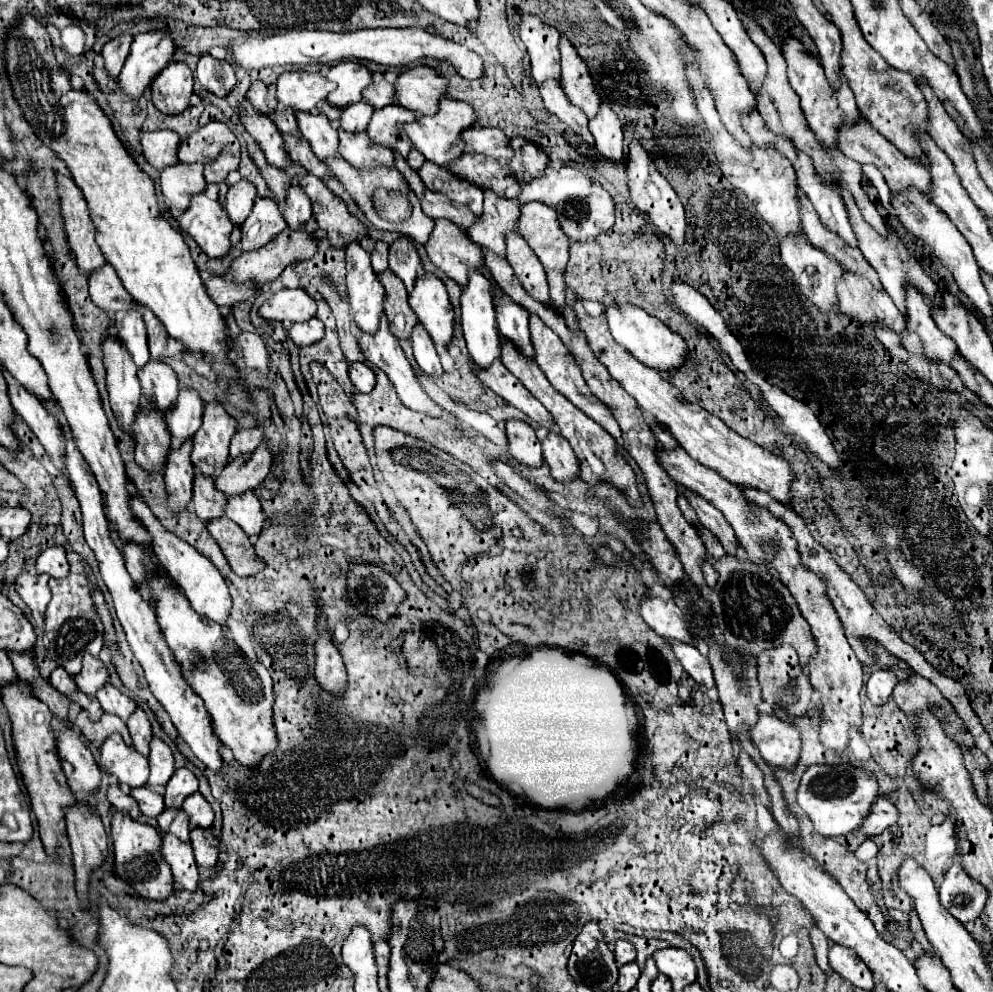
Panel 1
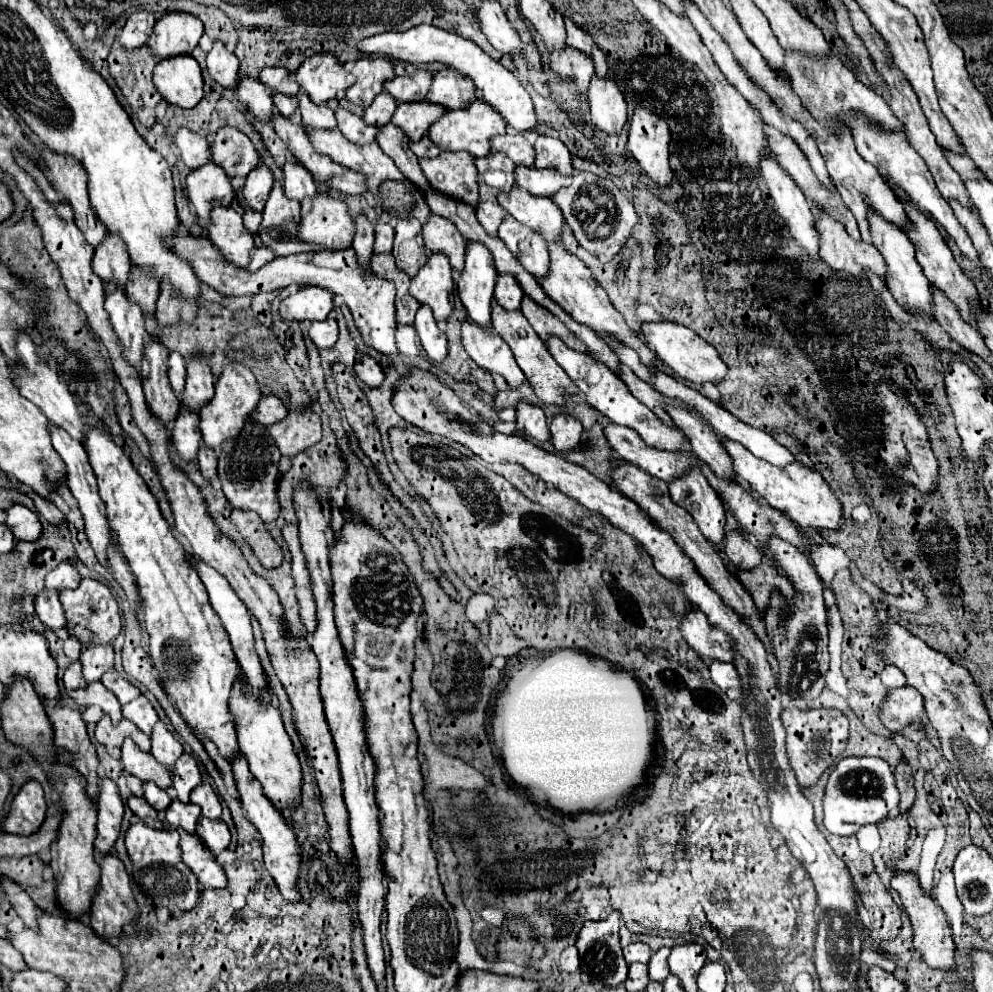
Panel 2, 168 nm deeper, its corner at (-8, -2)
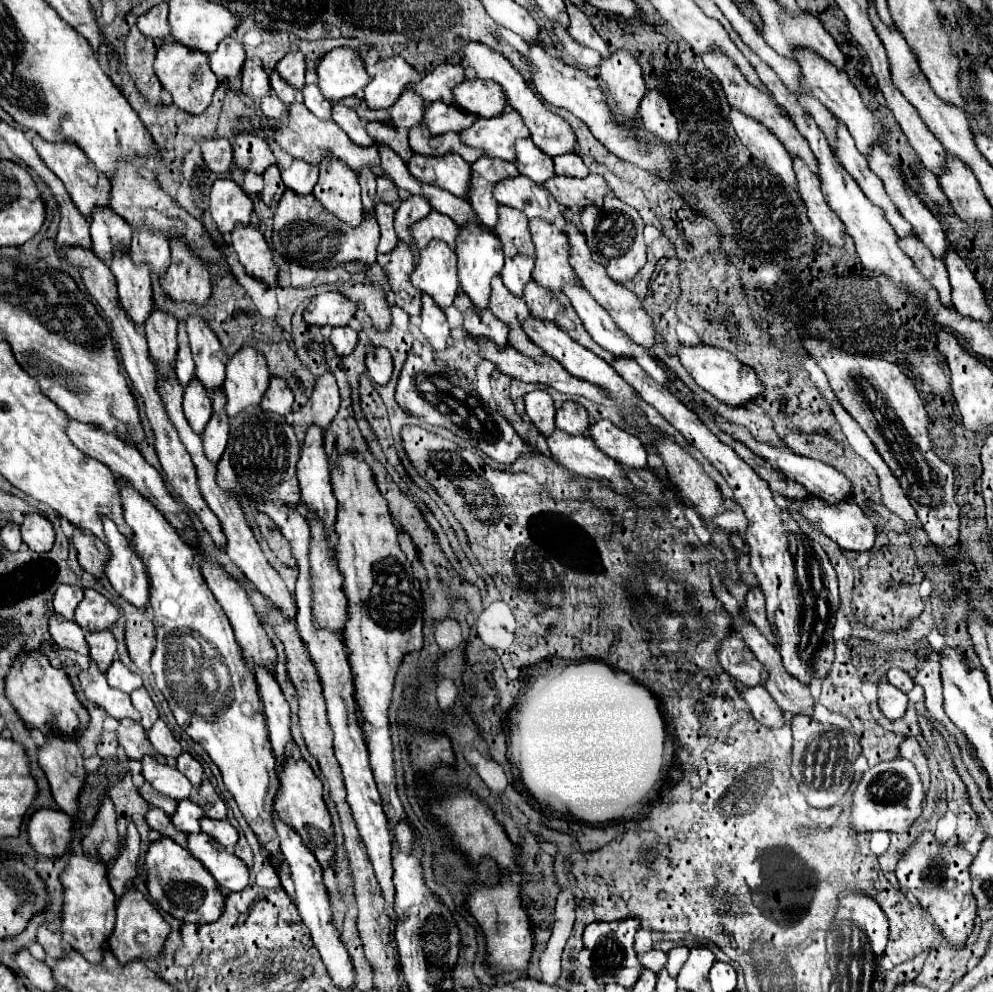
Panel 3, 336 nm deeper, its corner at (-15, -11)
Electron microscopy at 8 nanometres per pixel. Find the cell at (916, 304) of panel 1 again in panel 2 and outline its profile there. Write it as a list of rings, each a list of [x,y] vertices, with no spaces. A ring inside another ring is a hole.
[[[869,210],[869,232],[871,232],[871,242],[873,246],[883,254],[885,264],[887,264],[887,286],[891,290],[891,294],[897,298],[897,302],[901,302],[901,306],[905,306],[909,312],[919,314],[933,314],[931,306],[929,306],[929,280],[925,278],[917,258],[915,258],[915,250],[913,244],[909,242],[907,234],[901,232],[901,228],[893,226],[891,222],[887,222],[885,218],[881,218],[875,210]]]

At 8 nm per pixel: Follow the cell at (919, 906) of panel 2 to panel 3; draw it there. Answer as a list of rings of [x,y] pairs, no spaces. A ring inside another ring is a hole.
[[[924,833],[896,865],[900,889],[912,893],[918,899],[918,903],[924,907],[924,913],[932,917],[932,921],[940,927],[942,937],[948,939],[954,949],[962,947],[974,929],[976,901],[970,891],[970,863],[972,855],[962,845],[946,849],[938,845],[932,833]]]

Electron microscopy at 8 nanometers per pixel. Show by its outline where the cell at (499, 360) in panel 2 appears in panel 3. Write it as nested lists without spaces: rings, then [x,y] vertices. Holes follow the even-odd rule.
[[[466,295],[454,299],[454,305],[462,311],[464,329],[472,339],[488,339],[496,347],[508,347],[508,327],[498,321],[492,311],[478,309]]]

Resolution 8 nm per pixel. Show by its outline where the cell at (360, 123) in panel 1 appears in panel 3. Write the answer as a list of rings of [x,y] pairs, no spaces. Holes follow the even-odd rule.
[[[406,89],[398,97],[398,101],[390,107],[390,125],[396,129],[416,127],[422,121],[424,107],[426,107],[426,103],[416,95],[416,91]]]

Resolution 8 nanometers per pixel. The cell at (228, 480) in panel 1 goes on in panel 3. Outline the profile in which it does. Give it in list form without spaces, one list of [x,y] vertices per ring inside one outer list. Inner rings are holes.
[[[328,371],[326,375],[316,379],[316,387],[314,387],[308,403],[304,407],[300,407],[298,411],[294,411],[292,427],[300,429],[302,433],[306,433],[310,425],[316,425],[322,431],[326,431],[330,427],[332,419],[336,417],[338,407],[340,407],[338,385],[336,385],[336,379],[332,377],[332,373]]]

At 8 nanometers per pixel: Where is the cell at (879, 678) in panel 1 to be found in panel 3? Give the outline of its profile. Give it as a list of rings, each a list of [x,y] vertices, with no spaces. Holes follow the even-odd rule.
[[[890,669],[888,675],[886,675],[886,679],[888,679],[888,683],[892,683],[894,687],[898,687],[898,689],[904,691],[904,693],[910,693],[912,687],[914,687],[914,681],[912,681],[910,675],[908,675],[906,671],[902,671],[902,669]]]

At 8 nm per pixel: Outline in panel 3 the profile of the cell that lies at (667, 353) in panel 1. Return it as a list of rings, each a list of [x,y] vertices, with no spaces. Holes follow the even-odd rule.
[[[704,343],[694,345],[694,347],[680,345],[676,349],[676,357],[704,391],[708,391],[710,395],[714,395],[718,401],[722,401],[726,405],[740,407],[742,403],[752,401],[756,395],[760,395],[764,391],[762,385],[756,379],[756,373],[750,367],[742,365],[732,353],[728,353],[720,347],[710,347],[710,345],[704,345]]]

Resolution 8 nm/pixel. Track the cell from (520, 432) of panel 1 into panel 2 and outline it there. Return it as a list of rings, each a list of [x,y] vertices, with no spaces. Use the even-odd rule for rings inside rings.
[[[529,402],[517,404],[517,424],[519,424],[519,434],[525,434],[531,440],[545,442],[551,438],[545,414],[535,404],[529,404]]]

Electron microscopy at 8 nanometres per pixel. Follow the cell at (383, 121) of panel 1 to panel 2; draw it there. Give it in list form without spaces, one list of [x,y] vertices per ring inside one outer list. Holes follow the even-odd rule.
[[[421,100],[421,102],[401,102],[395,116],[393,124],[405,130],[409,140],[419,140],[421,136],[427,134],[429,126],[437,122],[445,114],[443,106],[437,106],[433,102]]]

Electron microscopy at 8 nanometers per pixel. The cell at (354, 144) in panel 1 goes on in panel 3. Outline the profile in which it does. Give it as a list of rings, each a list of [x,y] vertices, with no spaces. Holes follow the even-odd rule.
[[[336,103],[332,105],[332,119],[346,131],[346,135],[360,147],[368,147],[368,145],[374,145],[372,137],[366,133],[366,123],[356,115],[354,109],[342,105],[342,103]]]

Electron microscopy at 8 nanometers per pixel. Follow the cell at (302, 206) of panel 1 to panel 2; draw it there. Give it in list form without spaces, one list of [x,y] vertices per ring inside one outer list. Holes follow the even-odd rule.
[[[287,162],[283,166],[283,180],[285,180],[283,188],[285,188],[287,198],[303,200],[317,192],[313,174],[309,174],[309,170],[299,162]]]

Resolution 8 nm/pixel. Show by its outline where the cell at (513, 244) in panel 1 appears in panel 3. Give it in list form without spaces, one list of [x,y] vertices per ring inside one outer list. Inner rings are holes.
[[[500,205],[498,215],[500,217],[494,231],[504,245],[504,255],[506,257],[514,257],[514,255],[536,257],[526,215],[520,215],[520,211],[512,207],[504,207],[504,205]]]

